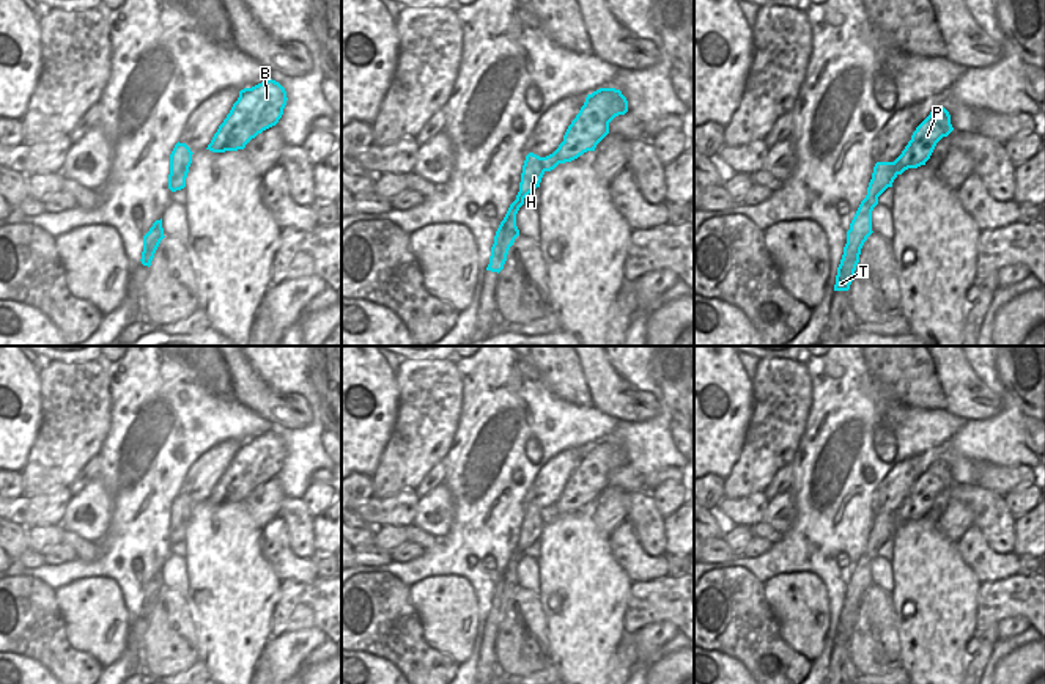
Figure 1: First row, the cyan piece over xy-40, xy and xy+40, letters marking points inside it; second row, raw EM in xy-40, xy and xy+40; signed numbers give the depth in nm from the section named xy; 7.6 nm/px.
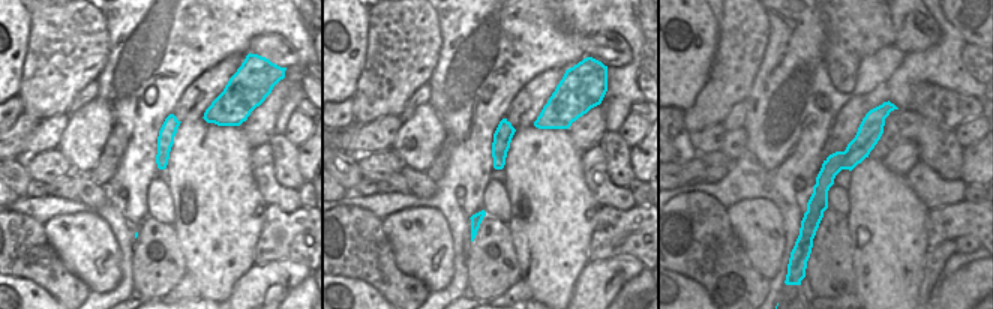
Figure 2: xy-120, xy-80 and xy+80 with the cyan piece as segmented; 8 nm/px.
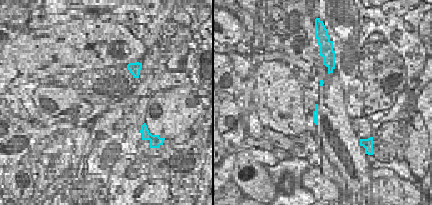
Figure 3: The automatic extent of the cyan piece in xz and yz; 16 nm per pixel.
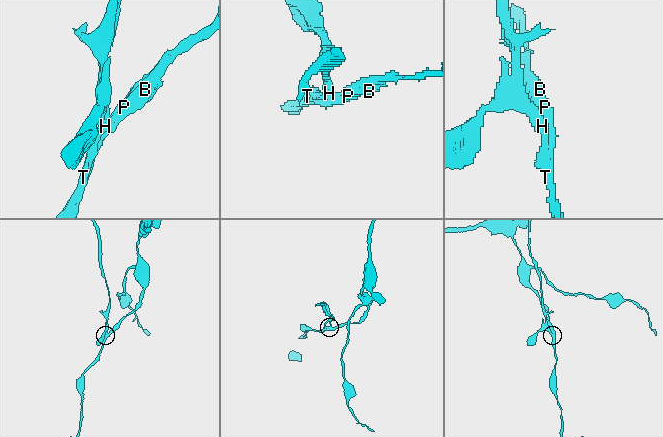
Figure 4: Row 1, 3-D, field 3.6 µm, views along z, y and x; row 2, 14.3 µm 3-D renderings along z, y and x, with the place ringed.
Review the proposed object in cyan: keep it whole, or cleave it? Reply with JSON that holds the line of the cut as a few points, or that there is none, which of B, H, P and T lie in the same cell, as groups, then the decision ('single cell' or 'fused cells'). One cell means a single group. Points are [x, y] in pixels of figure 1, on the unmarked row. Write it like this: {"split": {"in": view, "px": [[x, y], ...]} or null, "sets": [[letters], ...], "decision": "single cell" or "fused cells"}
{"split": {"in": "xy+40", "px": [[871, 532], [875, 535], [878, 547]]}, "sets": [["B", "P", "T"], ["H"]], "decision": "fused cells"}

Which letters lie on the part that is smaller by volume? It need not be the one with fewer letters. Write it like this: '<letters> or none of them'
H

